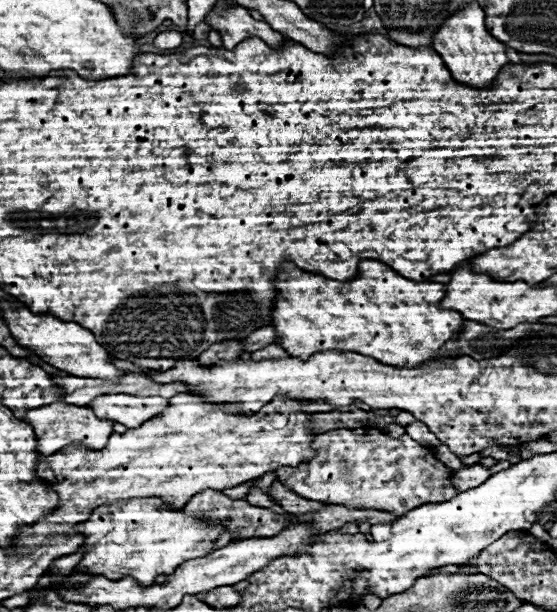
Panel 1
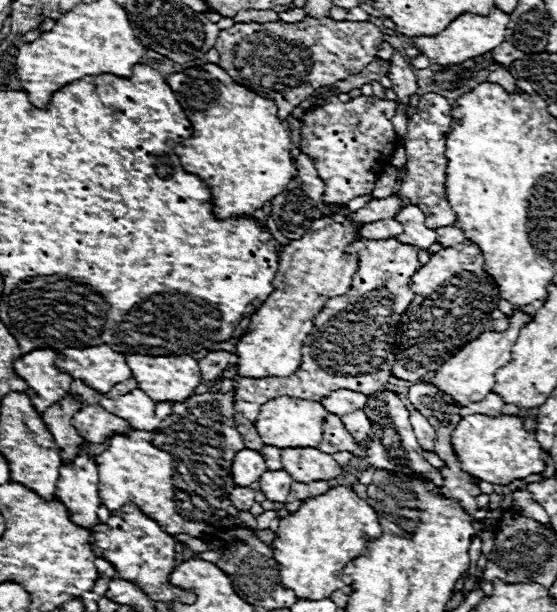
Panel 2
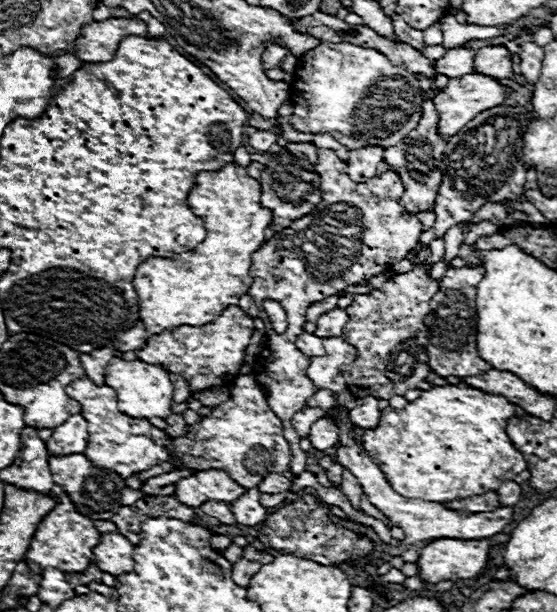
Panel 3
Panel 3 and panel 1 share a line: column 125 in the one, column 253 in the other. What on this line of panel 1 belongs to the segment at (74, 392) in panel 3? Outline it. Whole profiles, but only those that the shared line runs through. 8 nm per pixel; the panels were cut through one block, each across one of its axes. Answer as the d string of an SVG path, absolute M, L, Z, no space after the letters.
M176 394L170 398L168 414L162 412L162 416L136 430L112 434L102 450L72 444L52 456L42 456L38 474L60 494L60 504L52 516L38 522L78 524L88 520L94 508L130 498L158 496L174 508L182 508L196 492L206 488L232 488L268 470L296 466L316 456L312 448L316 434L310 430L312 414L298 412L298 420L284 428L274 428L272 418L274 414L264 412L252 416L230 414L202 396Z

